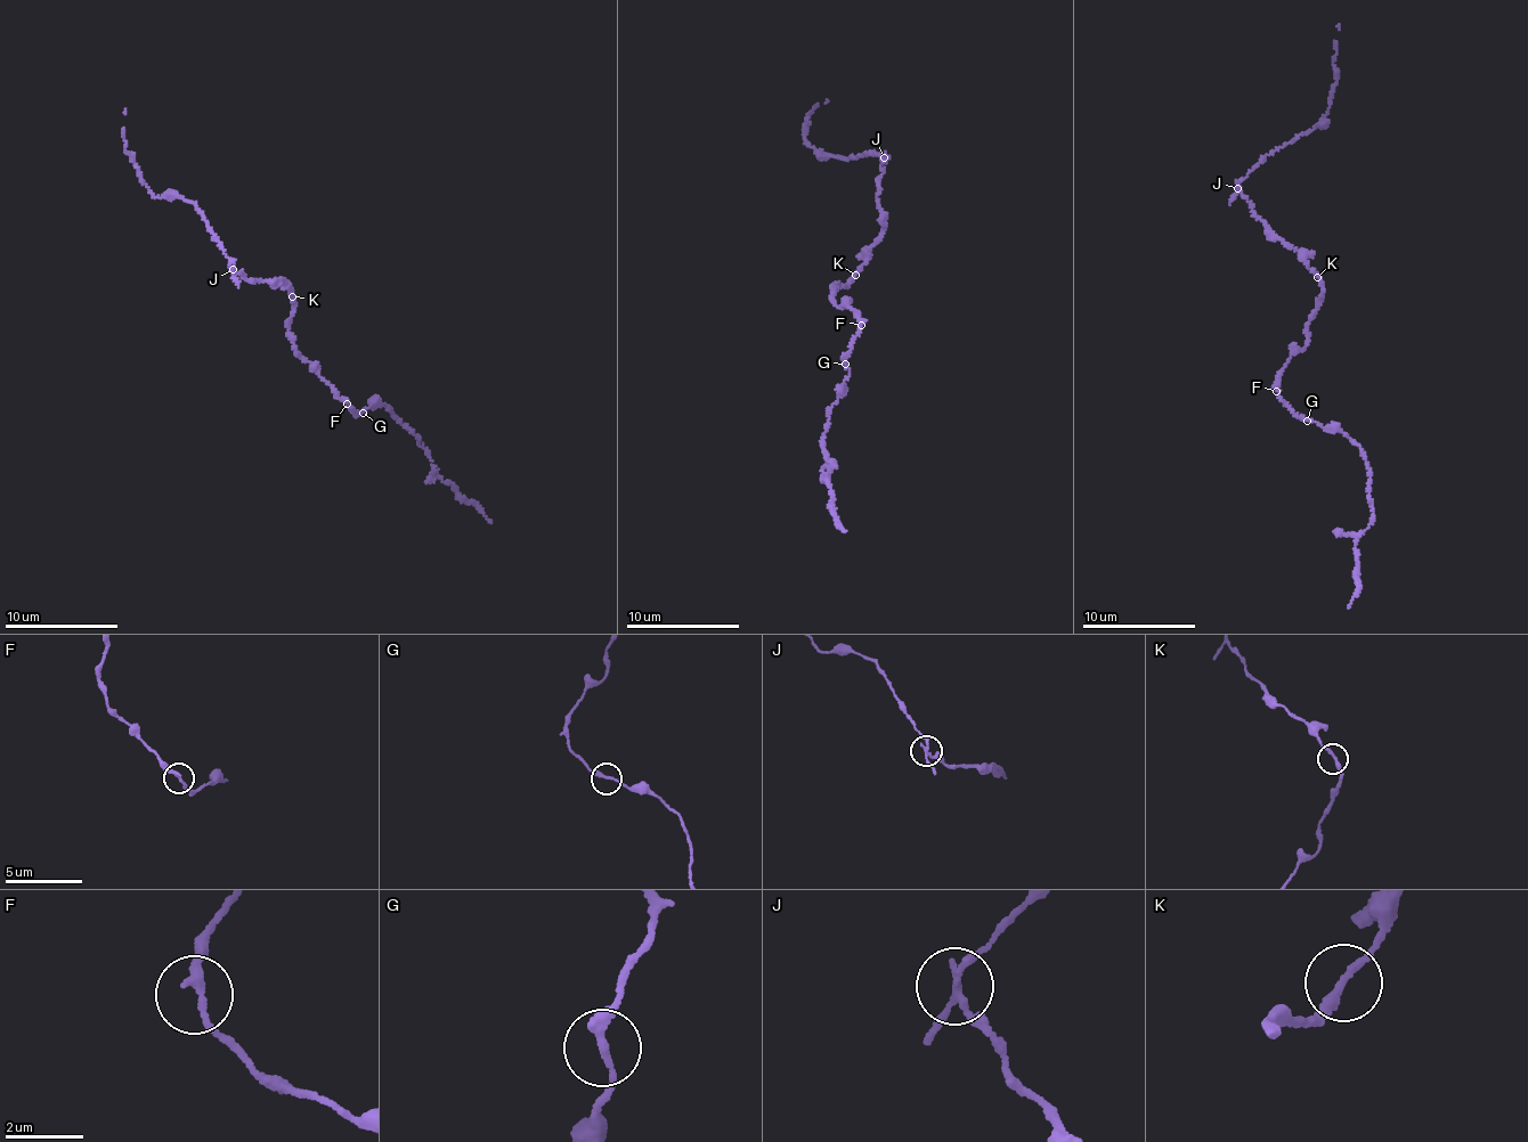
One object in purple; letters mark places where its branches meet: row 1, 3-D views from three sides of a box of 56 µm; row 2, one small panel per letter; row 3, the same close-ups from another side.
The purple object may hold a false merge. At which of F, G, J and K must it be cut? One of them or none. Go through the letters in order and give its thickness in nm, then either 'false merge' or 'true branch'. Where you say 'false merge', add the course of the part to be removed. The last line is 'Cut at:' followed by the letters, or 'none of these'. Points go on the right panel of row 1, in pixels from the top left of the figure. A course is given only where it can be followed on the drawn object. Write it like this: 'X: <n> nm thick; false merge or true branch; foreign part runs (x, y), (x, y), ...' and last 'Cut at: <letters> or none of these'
F: 200 nm thick; true branch
G: 240 nm thick; true branch
J: 160 nm thick; false merge; foreign part runs (1236, 187), (1269, 155), (1324, 122), (1332, 98), (1333, 63), (1339, 24)
K: 200 nm thick; true branch
Cut at: J

